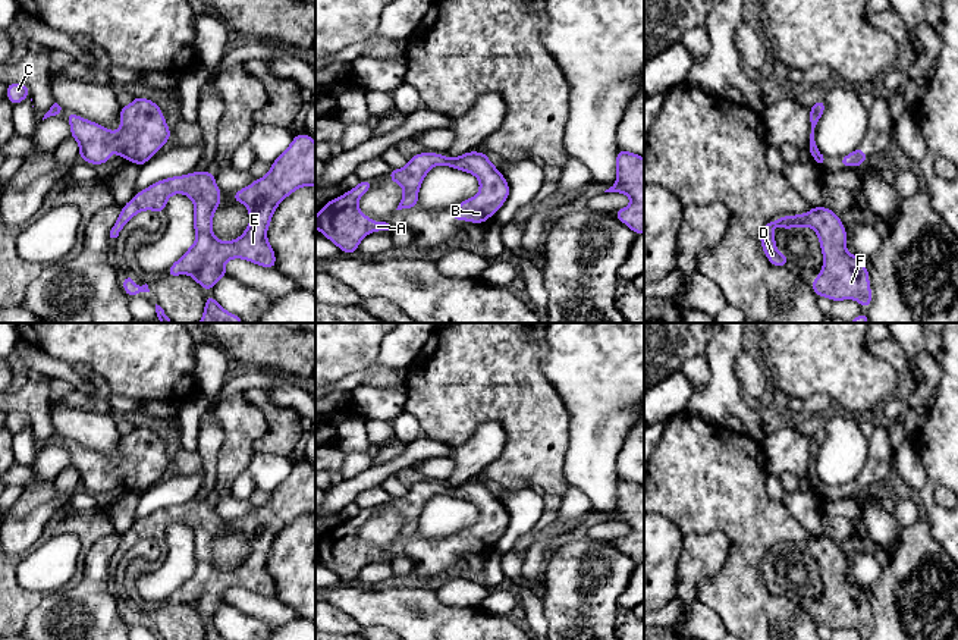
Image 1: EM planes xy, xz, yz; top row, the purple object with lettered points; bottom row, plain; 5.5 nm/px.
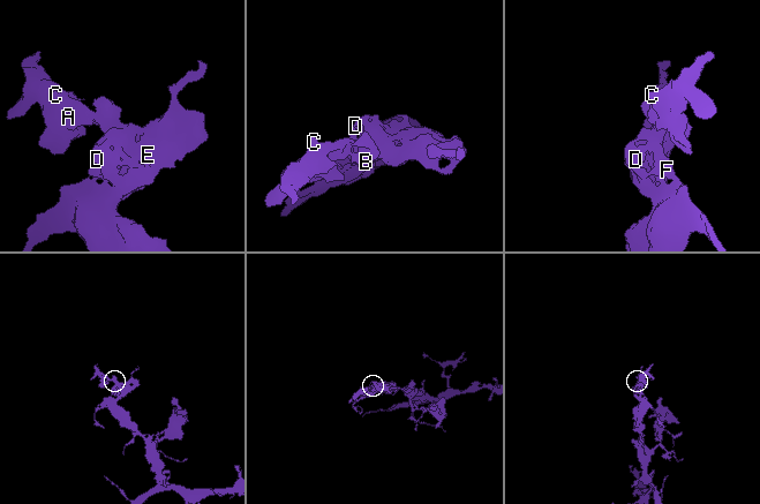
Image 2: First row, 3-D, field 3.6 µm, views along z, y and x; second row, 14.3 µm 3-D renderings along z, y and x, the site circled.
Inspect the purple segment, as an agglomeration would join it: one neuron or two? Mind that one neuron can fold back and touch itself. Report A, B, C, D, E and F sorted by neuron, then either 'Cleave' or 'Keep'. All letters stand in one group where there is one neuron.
Groups: A B C D E F. Keep

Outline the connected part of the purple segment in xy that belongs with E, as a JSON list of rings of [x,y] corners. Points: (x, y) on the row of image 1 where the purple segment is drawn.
[[[310,134],[295,135],[290,145],[271,163],[264,178],[232,194],[248,207],[249,225],[233,241],[220,241],[213,235],[213,214],[220,206],[222,191],[214,172],[192,172],[161,179],[139,191],[128,201],[114,222],[110,238],[117,238],[125,225],[138,213],[153,210],[163,213],[173,194],[185,194],[194,203],[195,242],[176,260],[167,277],[191,274],[194,282],[210,291],[220,279],[229,276],[224,263],[242,258],[274,269],[276,254],[267,239],[267,229],[279,204],[293,191],[315,186],[315,142]]]

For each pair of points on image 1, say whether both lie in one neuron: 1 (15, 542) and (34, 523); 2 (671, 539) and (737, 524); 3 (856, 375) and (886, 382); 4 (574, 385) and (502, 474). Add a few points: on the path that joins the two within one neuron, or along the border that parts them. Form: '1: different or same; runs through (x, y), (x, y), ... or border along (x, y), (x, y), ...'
1: same; runs through (19, 537), (30, 527)
2: different; border along (659, 513), (684, 535)
3: same; runs through (863, 380), (879, 382)
4: different; border along (543, 370), (568, 414), (569, 433)

